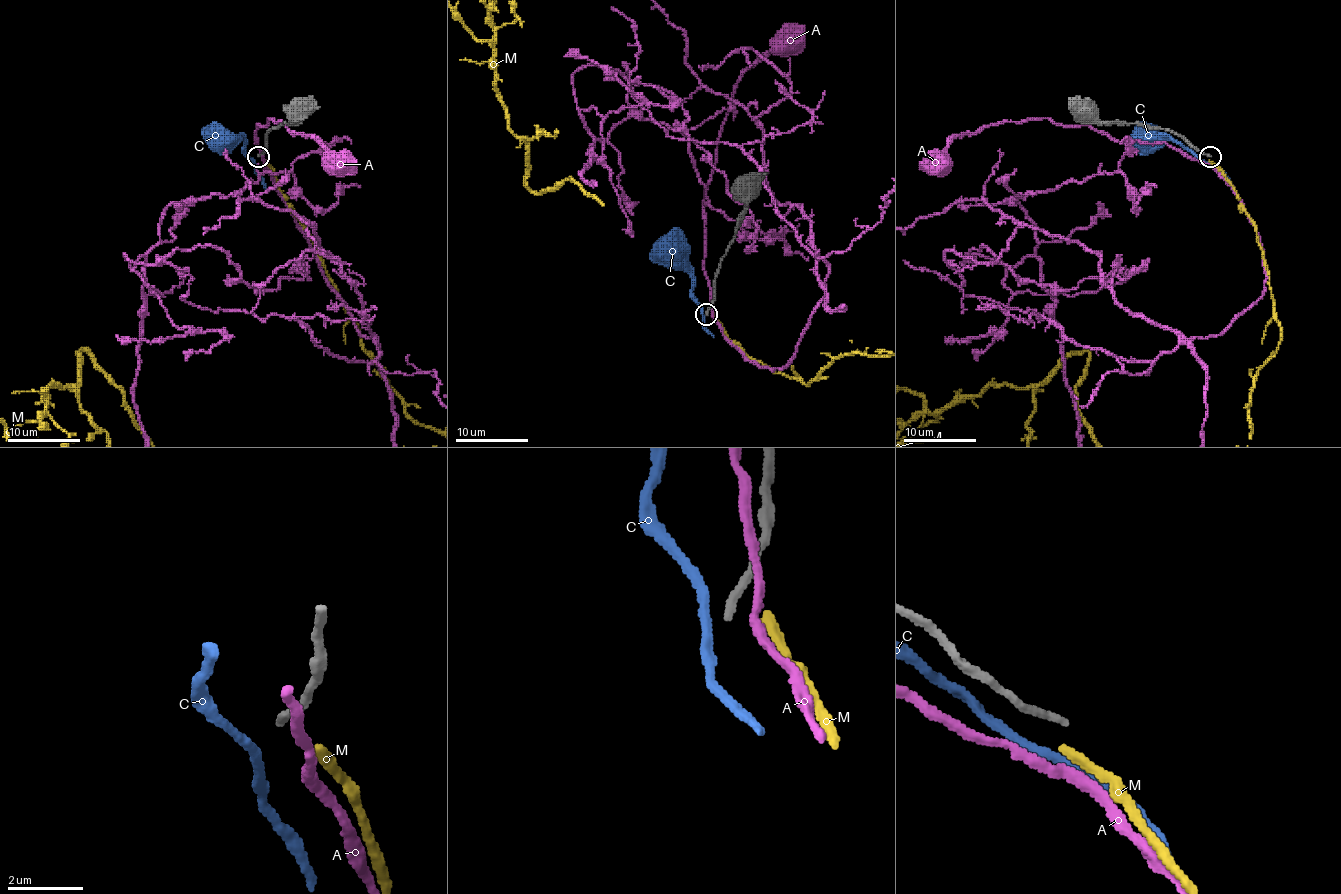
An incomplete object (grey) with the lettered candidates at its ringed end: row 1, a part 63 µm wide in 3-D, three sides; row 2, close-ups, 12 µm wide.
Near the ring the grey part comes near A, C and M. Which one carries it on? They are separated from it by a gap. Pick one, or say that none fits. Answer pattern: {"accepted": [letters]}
{"accepted": []}

